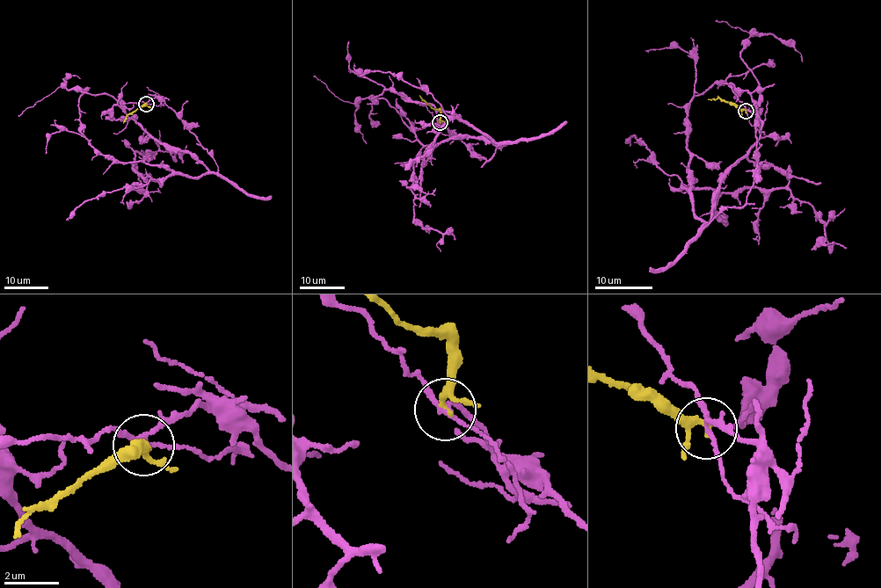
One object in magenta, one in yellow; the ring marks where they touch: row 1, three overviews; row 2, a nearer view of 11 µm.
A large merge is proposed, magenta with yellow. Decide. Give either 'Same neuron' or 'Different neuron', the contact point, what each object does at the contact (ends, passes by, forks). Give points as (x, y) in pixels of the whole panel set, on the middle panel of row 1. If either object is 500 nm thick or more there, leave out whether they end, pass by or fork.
Different neuron. Place: (440, 122). At the ring magenta forks. At the ring yellow passes by

